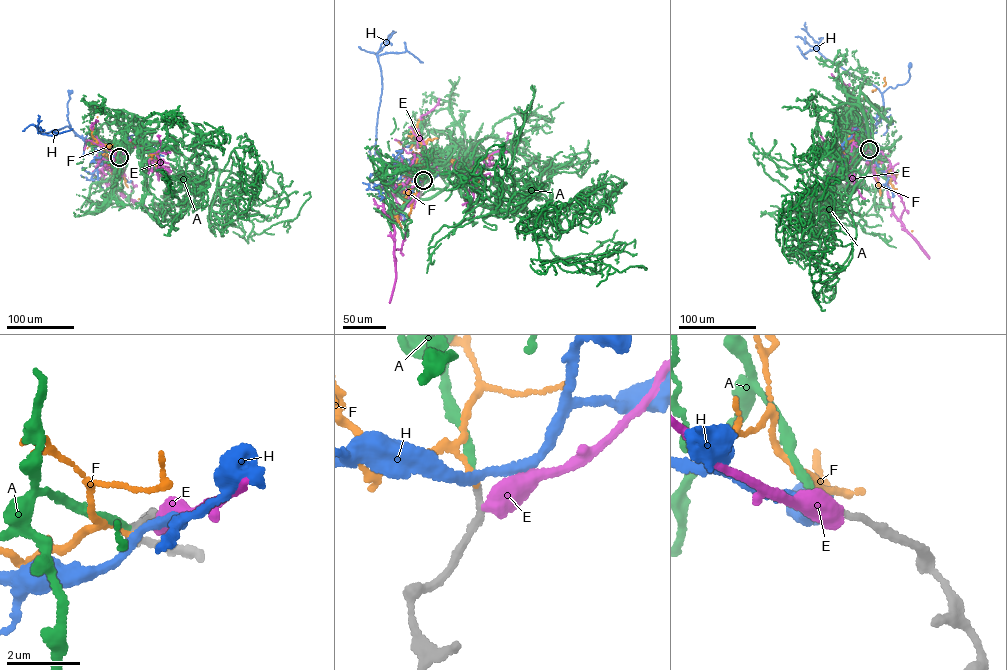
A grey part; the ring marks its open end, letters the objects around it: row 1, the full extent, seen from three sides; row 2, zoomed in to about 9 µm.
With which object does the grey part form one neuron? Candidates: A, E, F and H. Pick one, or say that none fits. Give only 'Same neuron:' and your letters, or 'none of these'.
Same neuron: A

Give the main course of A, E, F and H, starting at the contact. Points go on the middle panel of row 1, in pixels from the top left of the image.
A: (423, 180), (413, 195), (457, 181), (471, 200), (538, 224), (559, 257), (544, 261), (646, 269), (638, 265)
E: (423, 181), (430, 174), (426, 167), (390, 192), (383, 203), (394, 232), (395, 280), (389, 303)
F: (423, 181), (430, 160), (419, 159), (420, 121), (422, 145), (413, 143)
H: (423, 181), (414, 181), (402, 175), (400, 165), (384, 162), (375, 145), (367, 157), (377, 151)

